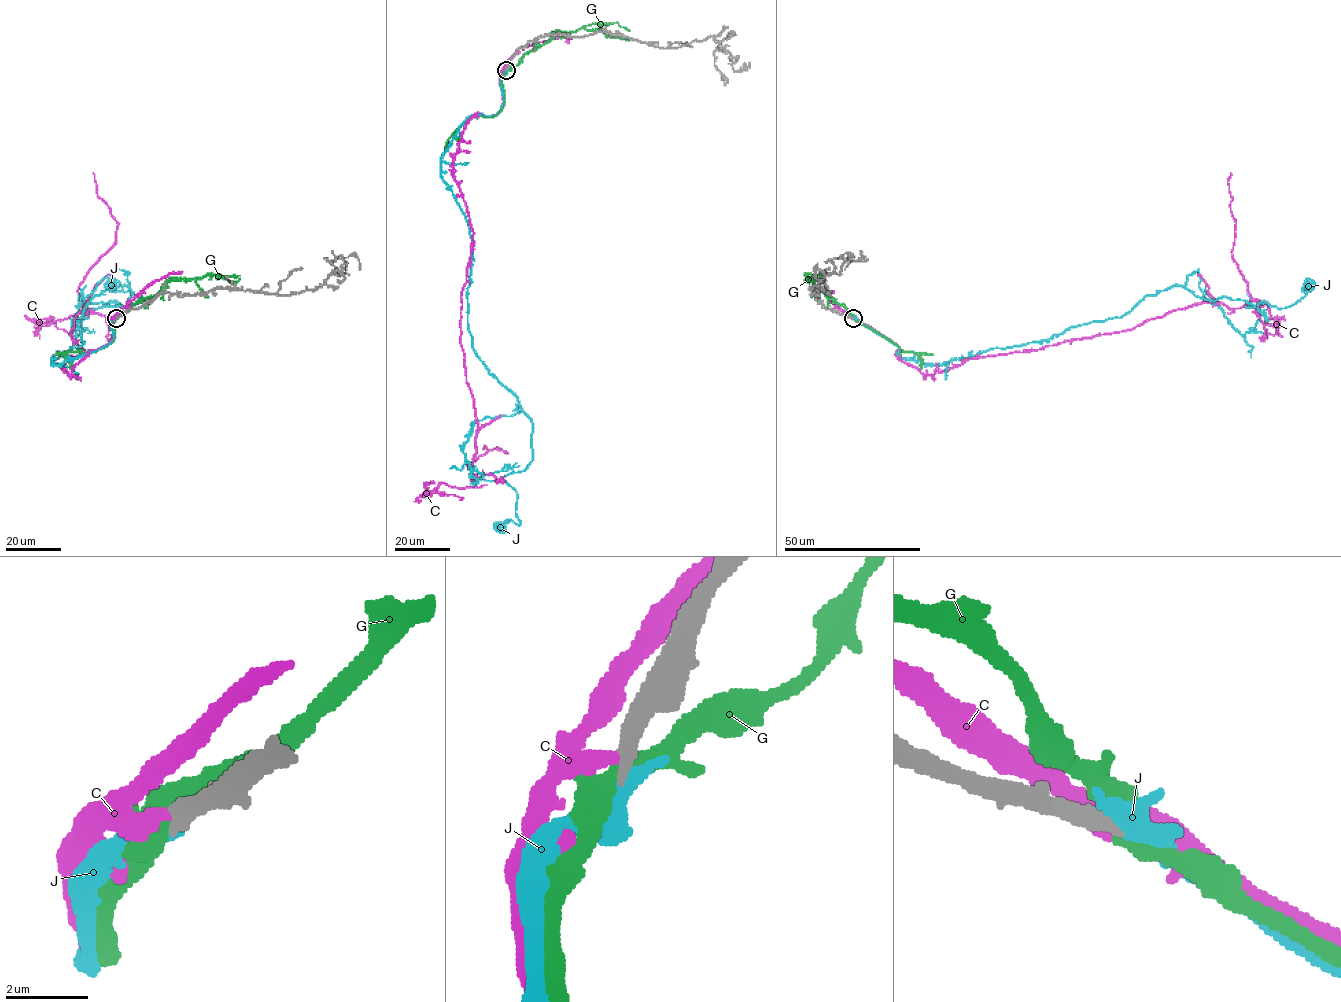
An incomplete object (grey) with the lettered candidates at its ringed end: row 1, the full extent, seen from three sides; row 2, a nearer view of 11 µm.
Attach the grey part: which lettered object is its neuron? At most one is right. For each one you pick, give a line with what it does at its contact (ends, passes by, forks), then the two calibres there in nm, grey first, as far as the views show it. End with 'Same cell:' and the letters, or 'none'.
J: it forks; calibres 380 and 360 nm
Same cell: J

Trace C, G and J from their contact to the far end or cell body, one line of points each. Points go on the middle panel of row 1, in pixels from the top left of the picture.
C: (506, 69), (502, 107), (465, 126), (453, 168), (473, 233), (467, 465), (507, 453), (483, 448)
G: (506, 69), (546, 43), (554, 32), (574, 32), (601, 22), (616, 22), (630, 30)
J: (506, 70), (441, 159), (472, 346), (532, 425), (500, 527)

